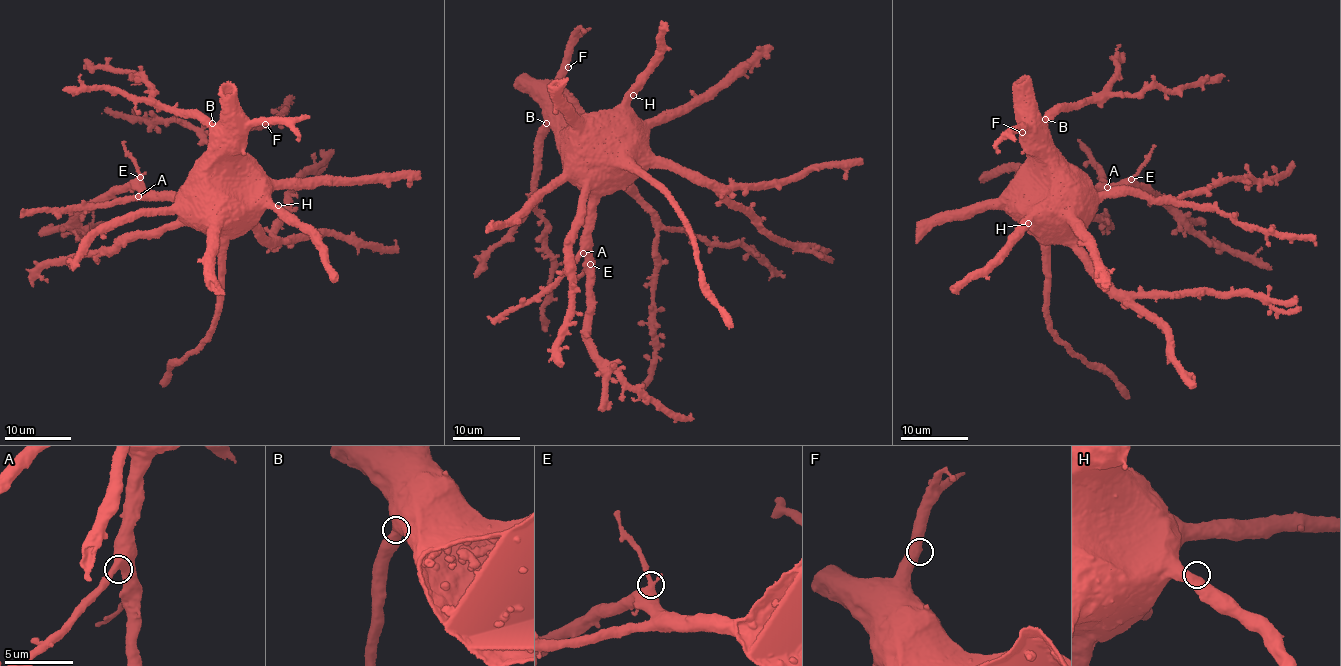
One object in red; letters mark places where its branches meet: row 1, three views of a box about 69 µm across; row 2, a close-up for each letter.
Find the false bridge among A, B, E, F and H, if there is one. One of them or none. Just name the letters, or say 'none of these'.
E

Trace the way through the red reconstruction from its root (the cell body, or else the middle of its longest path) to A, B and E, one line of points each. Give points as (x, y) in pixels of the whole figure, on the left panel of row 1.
A: (234, 217), (241, 213), (234, 208), (235, 197), (214, 183), (191, 181), (176, 197), (154, 191), (138, 196)
B: (234, 217), (241, 213), (234, 208), (236, 199), (226, 166), (215, 157), (212, 123)
E: (234, 217), (241, 213), (235, 197), (214, 183), (191, 181), (178, 196), (150, 191), (140, 176)

